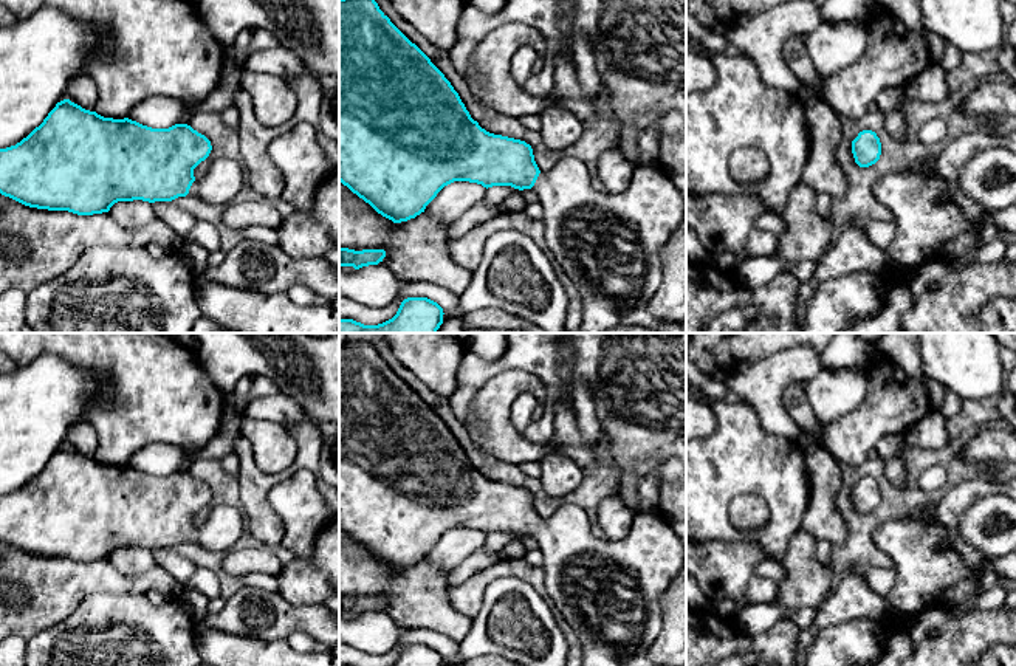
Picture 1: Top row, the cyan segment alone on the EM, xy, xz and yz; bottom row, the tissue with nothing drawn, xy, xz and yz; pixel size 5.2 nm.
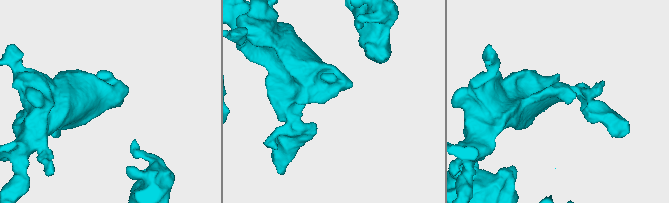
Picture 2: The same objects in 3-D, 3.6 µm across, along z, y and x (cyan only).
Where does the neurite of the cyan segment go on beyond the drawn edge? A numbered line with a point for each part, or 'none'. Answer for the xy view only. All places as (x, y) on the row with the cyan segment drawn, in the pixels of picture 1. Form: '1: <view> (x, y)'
1: xy (225, 178)

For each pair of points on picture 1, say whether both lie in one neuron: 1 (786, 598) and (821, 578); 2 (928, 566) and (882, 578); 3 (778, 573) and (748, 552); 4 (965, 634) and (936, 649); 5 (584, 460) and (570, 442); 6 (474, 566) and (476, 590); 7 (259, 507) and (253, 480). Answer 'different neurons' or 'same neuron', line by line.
1: same neuron
2: different neurons
3: different neurons
4: same neuron
5: same neuron
6: different neurons
7: same neuron

